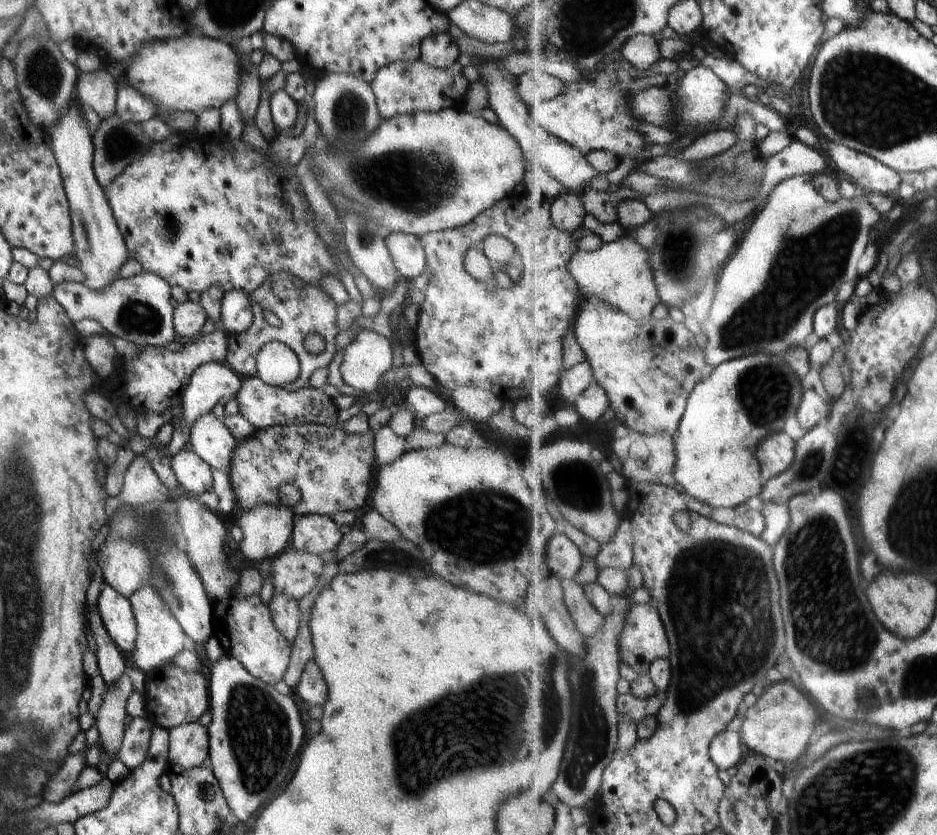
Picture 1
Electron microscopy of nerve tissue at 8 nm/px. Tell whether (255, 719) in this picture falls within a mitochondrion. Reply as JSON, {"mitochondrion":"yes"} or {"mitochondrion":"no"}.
{"mitochondrion":"yes"}

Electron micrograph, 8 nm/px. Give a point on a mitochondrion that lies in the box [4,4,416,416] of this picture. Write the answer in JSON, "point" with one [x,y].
{"point":[39,71]}

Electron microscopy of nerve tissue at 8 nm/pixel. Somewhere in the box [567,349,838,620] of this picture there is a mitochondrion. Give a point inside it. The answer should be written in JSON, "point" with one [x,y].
{"point":[763,391]}

